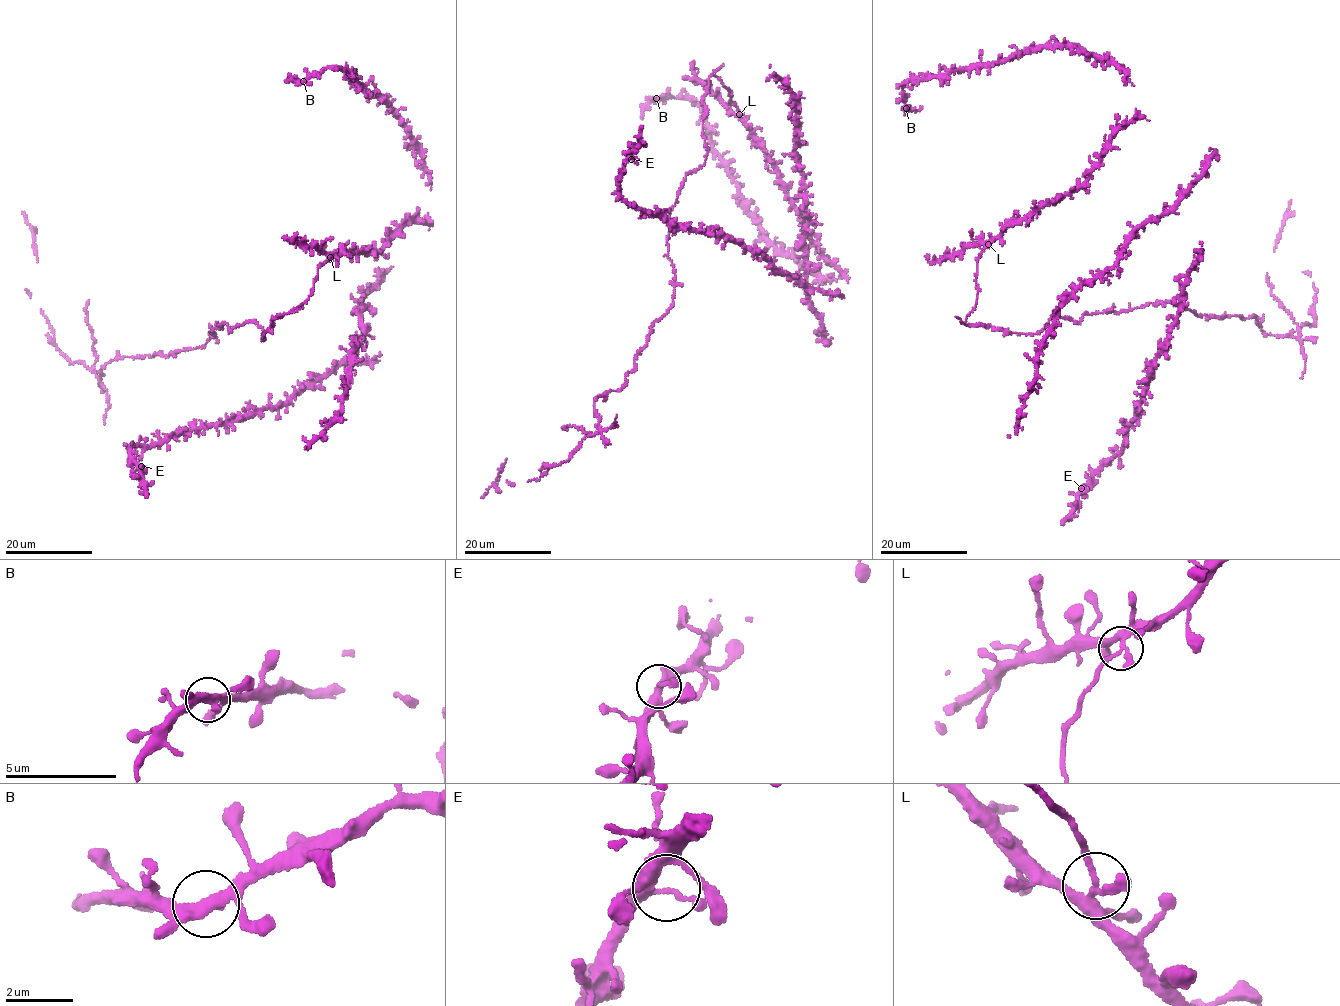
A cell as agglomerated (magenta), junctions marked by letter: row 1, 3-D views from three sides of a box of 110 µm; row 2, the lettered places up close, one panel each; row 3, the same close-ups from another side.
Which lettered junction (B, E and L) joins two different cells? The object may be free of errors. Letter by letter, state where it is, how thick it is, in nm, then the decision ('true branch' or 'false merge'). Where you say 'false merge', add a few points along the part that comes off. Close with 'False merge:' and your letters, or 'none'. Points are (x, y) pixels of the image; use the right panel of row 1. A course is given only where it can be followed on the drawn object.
B: (906, 108) | 300 nm | true branch
E: (1081, 488) | 200 nm | true branch
L: (988, 244) | 200 nm | false merge
False merge: L

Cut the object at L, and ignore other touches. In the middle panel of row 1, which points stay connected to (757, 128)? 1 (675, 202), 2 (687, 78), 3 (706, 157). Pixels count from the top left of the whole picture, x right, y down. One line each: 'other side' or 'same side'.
1: other side
2: same side
3: other side

